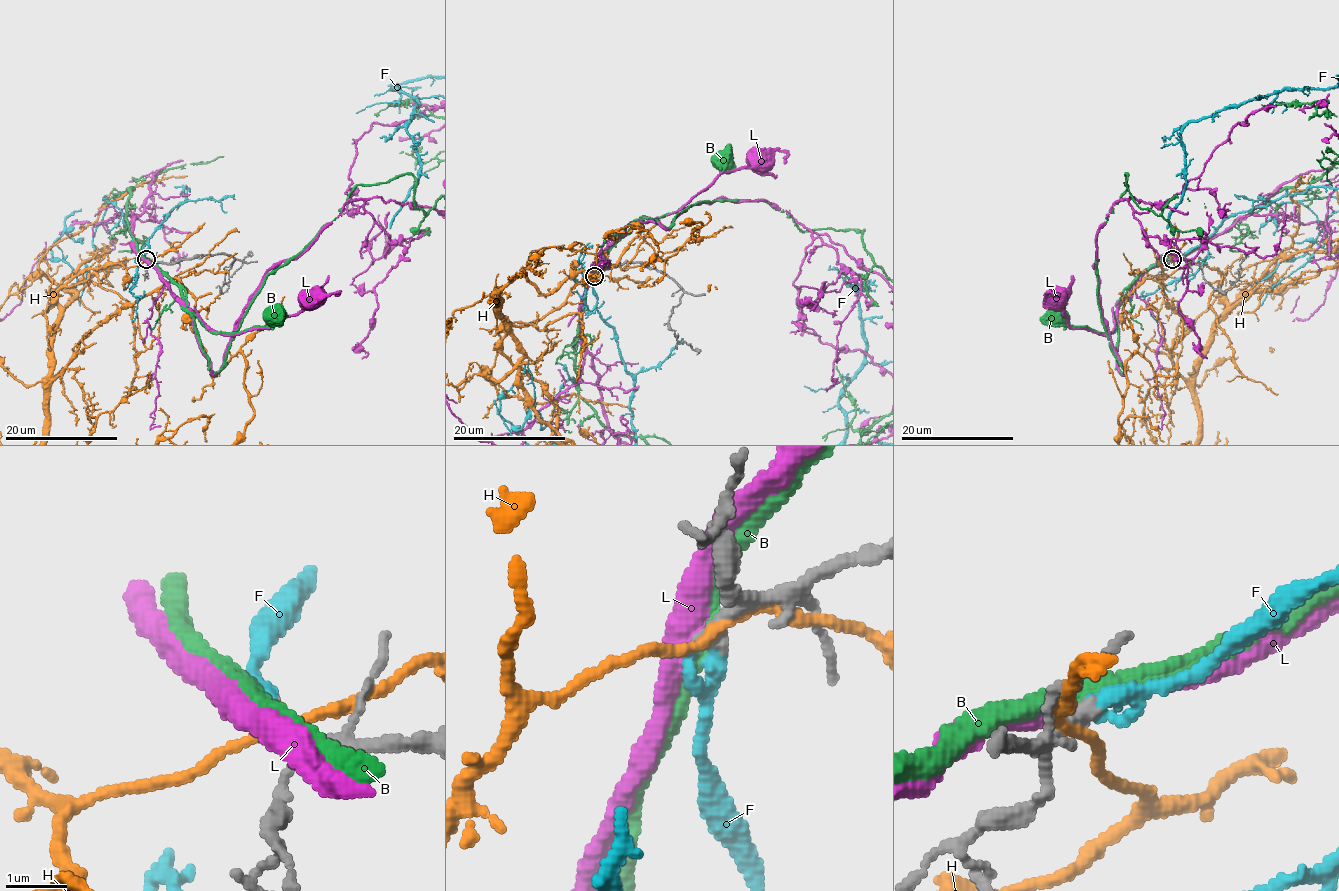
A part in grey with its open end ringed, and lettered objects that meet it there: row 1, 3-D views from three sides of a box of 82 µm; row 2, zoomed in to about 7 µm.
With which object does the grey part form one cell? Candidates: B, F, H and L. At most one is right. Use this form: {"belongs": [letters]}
{"belongs": ["F"]}

